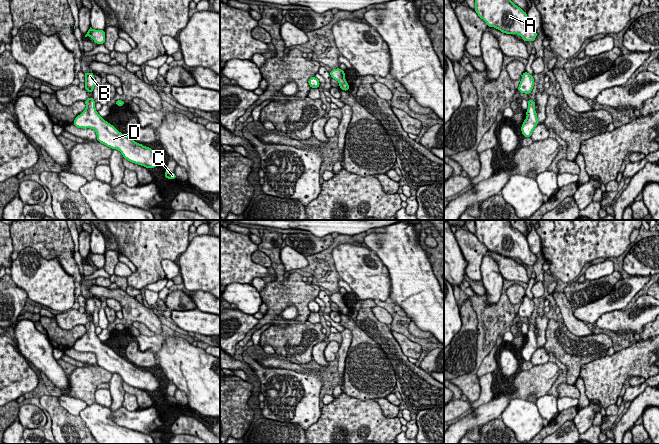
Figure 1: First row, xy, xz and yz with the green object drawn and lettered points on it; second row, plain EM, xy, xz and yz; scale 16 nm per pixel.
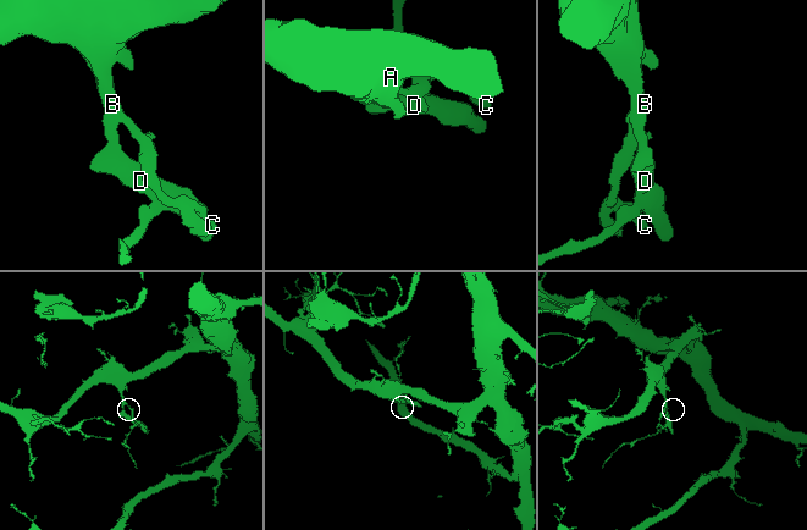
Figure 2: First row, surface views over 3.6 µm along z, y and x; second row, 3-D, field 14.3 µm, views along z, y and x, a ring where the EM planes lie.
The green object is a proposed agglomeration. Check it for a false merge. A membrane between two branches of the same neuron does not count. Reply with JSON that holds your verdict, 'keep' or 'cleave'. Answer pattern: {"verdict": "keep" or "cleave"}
{"verdict": "keep"}

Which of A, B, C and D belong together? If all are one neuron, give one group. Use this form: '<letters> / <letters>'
A B C D

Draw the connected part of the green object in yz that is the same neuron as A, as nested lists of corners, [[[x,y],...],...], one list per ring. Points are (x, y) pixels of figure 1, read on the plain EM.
[[[474,220],[475,236],[483,243],[488,251],[495,251],[506,258],[518,258],[527,266],[534,266],[537,256],[529,247],[527,237],[515,229],[509,220]]]

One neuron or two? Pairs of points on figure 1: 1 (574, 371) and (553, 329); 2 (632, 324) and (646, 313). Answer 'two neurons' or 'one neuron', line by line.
1: one neuron
2: one neuron

